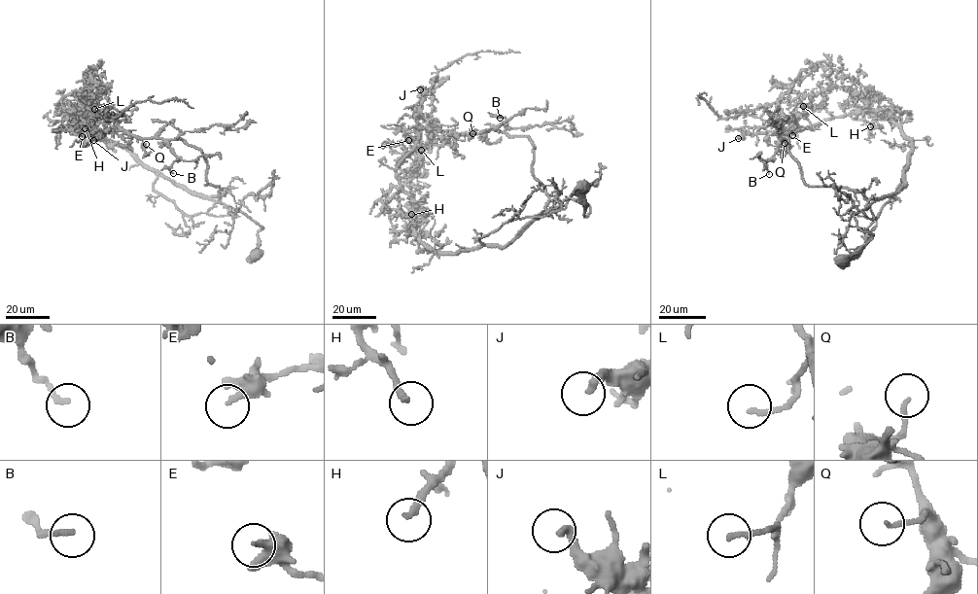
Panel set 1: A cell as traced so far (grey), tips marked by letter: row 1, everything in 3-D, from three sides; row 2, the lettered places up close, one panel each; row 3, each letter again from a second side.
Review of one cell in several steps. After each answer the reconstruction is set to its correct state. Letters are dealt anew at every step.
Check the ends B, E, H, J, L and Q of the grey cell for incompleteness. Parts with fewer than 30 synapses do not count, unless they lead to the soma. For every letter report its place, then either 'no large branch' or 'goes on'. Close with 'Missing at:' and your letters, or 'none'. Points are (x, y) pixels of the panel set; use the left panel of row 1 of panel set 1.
B: place (173, 173); no large branch
E: place (82, 136); no large branch
H: place (85, 128); goes on
J: place (93, 140); no large branch
L: place (94, 109); no large branch
Q: place (146, 144); no large branch
Missing at: H

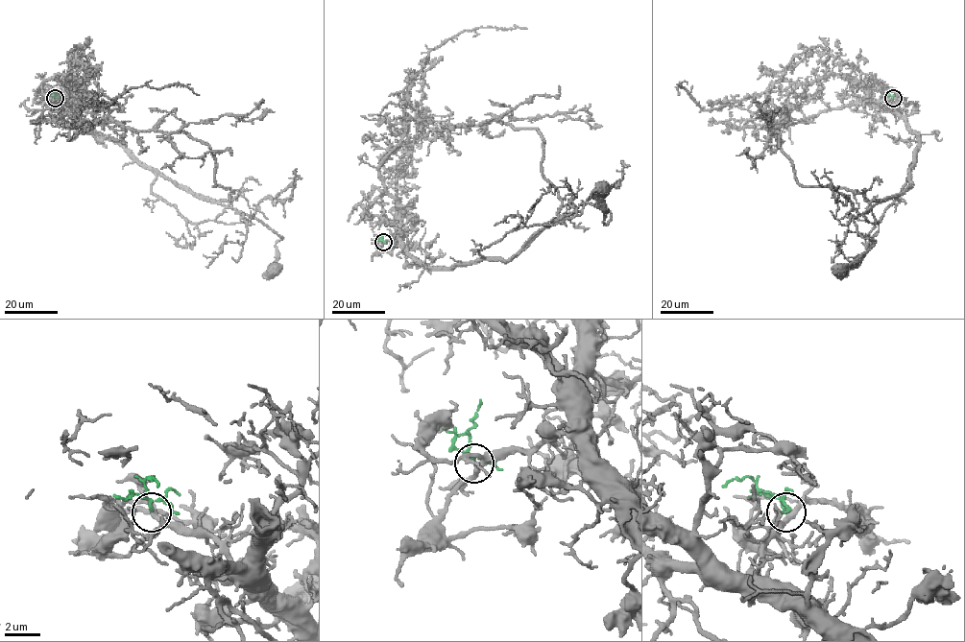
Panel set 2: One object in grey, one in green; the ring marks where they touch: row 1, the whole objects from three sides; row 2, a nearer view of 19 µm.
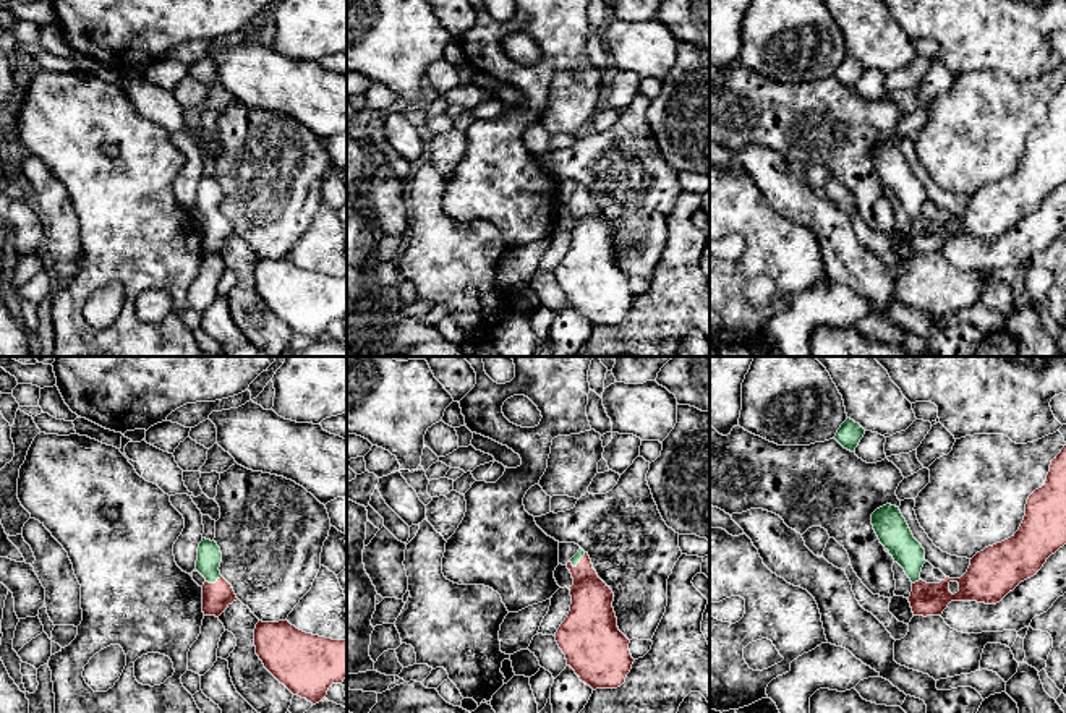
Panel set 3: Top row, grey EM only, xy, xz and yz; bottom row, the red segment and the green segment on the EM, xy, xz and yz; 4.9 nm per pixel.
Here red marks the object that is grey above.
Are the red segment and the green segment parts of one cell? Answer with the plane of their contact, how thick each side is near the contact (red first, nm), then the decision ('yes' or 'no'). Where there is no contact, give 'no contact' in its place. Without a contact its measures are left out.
xy | 140/120 nm | yes

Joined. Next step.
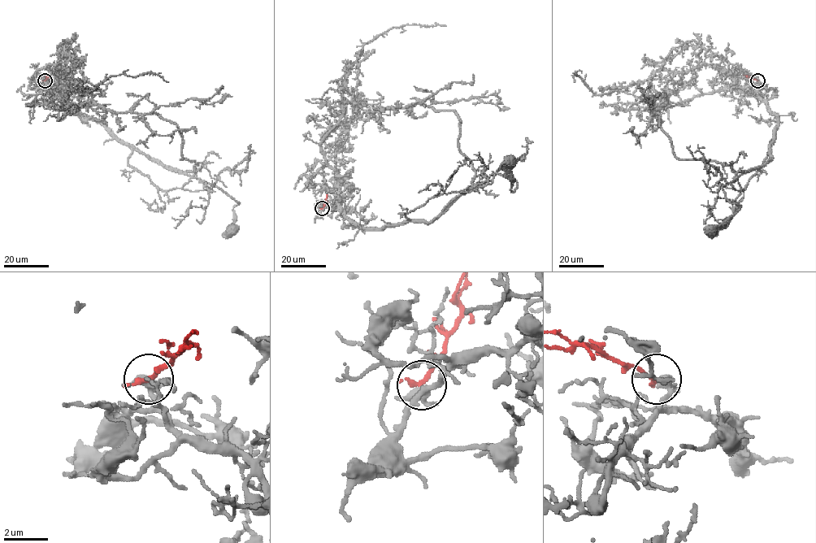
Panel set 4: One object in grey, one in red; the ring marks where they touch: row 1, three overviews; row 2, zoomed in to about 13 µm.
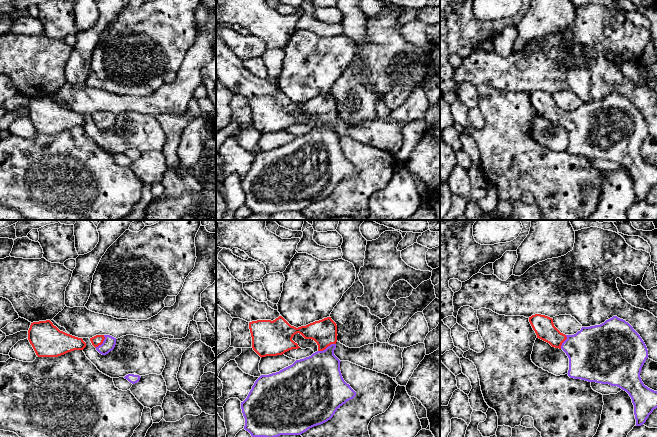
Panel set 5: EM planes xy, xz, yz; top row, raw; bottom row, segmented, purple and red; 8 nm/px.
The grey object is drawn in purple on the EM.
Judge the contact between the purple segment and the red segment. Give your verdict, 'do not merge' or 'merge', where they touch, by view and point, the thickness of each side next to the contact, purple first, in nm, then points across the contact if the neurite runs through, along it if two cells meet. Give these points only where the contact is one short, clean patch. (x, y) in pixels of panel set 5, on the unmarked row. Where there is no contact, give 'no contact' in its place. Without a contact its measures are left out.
merge; meets purple in xz at (327, 123); 360 nm thick on the purple side, 200 nm on the other; runs through xz (318, 152), (323, 143), (327, 123), (324, 108)

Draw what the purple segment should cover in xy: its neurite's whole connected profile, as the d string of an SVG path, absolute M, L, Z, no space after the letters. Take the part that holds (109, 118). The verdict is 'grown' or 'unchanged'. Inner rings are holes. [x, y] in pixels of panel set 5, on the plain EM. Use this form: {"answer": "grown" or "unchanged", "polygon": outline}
{"answer": "grown", "polygon": "M96 111L90 114L90 117L96 126L102 131L108 130L116 121L116 114L110 111Z"}

